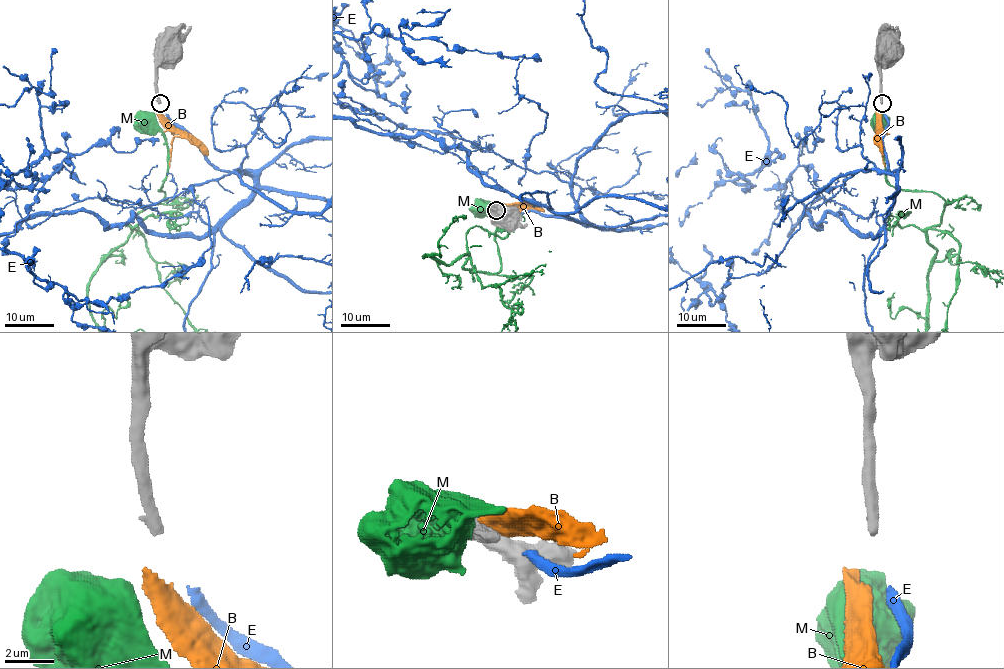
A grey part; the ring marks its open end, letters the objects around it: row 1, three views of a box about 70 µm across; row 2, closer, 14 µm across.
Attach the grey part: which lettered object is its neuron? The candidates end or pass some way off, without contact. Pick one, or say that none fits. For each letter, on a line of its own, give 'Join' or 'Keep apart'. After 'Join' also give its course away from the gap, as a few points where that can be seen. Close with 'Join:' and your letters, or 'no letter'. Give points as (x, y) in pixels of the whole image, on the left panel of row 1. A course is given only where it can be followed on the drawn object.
B: Keep apart
E: Join
M: Keep apart
Join: E

